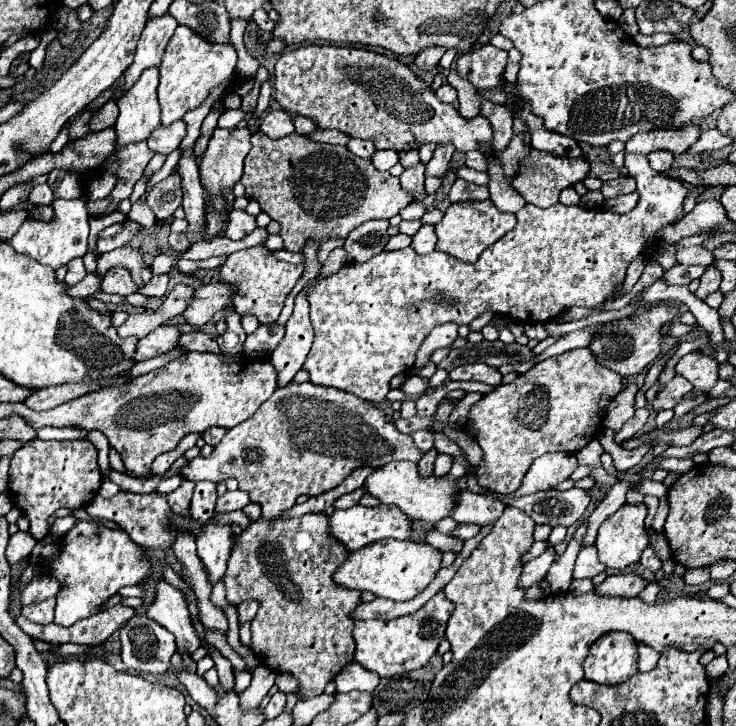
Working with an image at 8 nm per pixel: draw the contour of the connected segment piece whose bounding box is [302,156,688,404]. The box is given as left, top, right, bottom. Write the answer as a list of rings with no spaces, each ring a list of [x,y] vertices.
[[[626,156],[624,164],[635,178],[639,193],[636,208],[626,214],[614,214],[602,208],[586,210],[580,206],[564,206],[560,202],[550,208],[526,204],[516,212],[518,224],[514,230],[486,248],[474,264],[460,262],[438,250],[422,256],[408,246],[404,250],[382,252],[364,264],[346,264],[340,272],[318,282],[308,292],[314,344],[302,366],[310,374],[310,382],[340,388],[378,404],[390,392],[390,380],[414,366],[416,350],[422,340],[442,322],[468,326],[484,312],[504,314],[520,322],[548,322],[570,306],[596,308],[604,304],[624,282],[628,264],[656,246],[658,230],[684,216],[684,198],[688,192],[680,180],[654,172],[648,166],[646,156]]]

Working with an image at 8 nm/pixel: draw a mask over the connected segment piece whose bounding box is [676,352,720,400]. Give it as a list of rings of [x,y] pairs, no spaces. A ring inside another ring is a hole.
[[[690,352],[676,364],[676,374],[690,380],[696,390],[702,390],[706,400],[710,400],[710,390],[718,382],[718,370],[718,360],[712,360],[712,356],[700,352]]]

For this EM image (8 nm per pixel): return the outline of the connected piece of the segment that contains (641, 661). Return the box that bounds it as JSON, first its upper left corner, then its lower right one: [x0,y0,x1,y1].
[638,644,660,672]

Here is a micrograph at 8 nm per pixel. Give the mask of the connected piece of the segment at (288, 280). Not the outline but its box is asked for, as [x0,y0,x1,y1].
[220,246,304,324]

